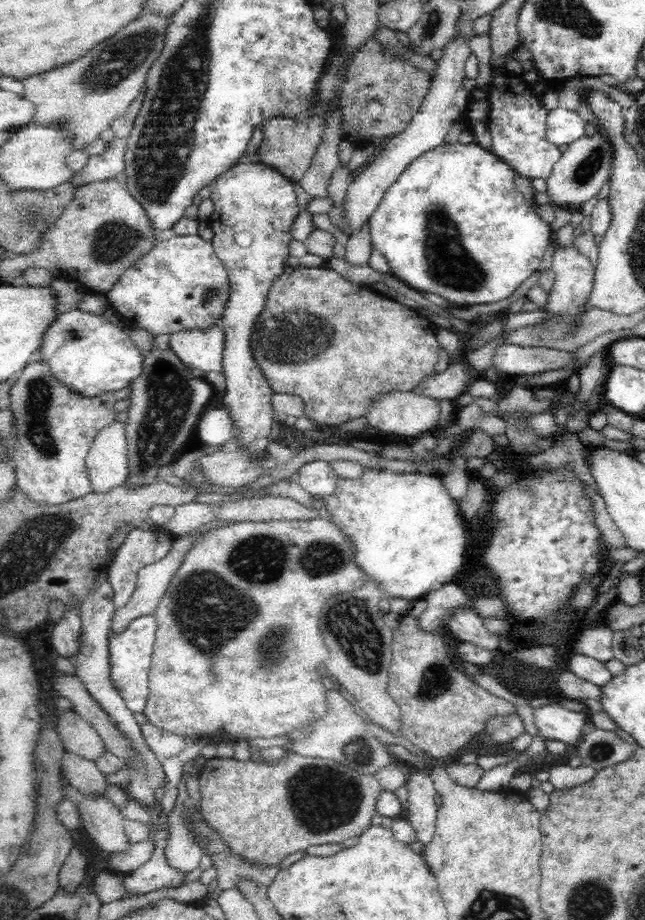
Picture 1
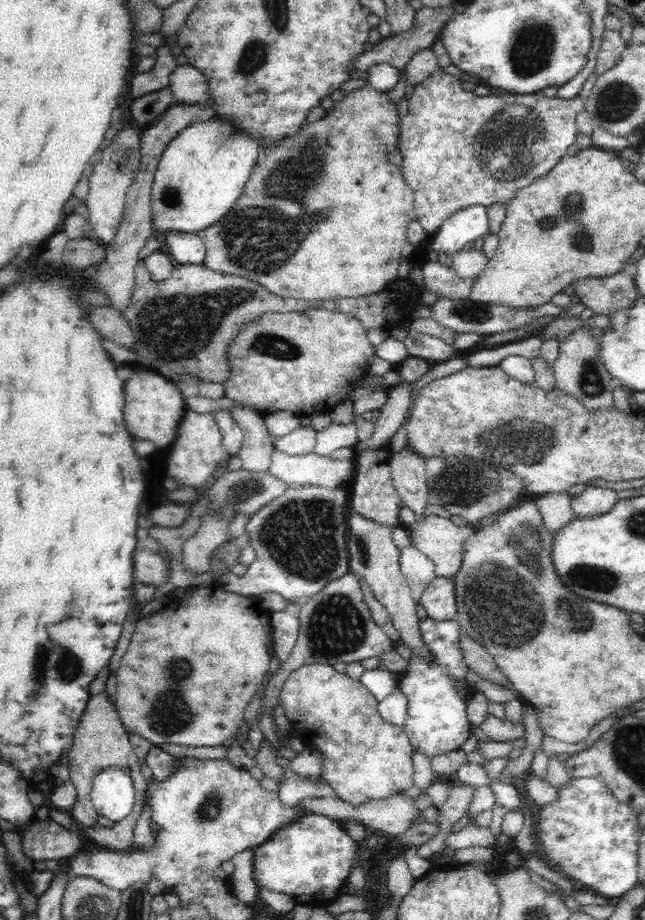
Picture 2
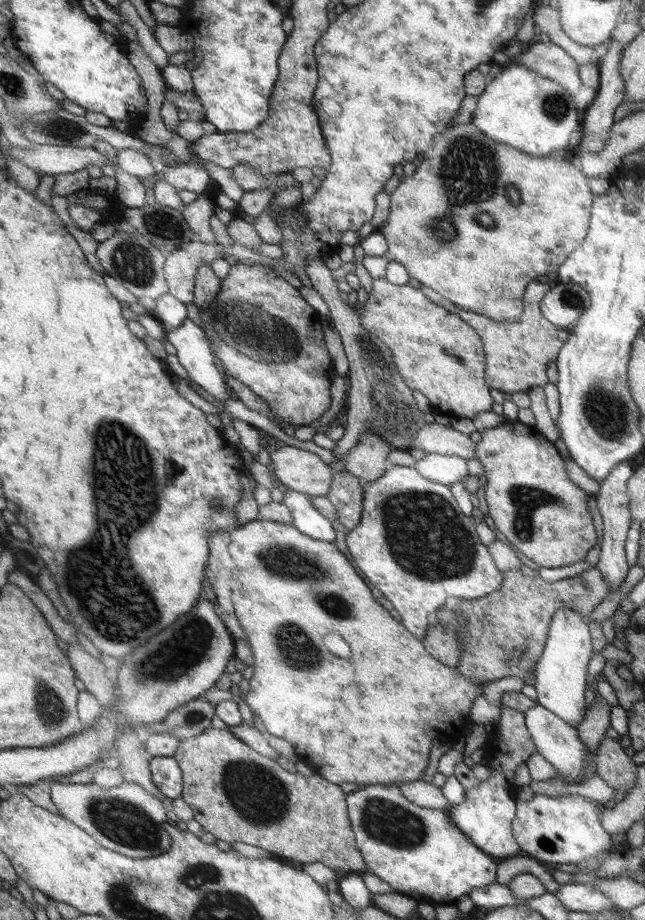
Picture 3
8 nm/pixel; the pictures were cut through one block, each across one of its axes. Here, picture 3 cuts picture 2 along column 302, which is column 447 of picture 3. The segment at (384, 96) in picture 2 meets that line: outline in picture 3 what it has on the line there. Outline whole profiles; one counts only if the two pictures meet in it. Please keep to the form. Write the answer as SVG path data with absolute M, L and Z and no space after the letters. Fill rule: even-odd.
M472 122L456 124L452 128L448 128L447 131L441 132L431 150L424 154L425 158L420 166L416 167L415 173L412 176L406 176L405 180L392 192L389 217L376 230L382 233L386 239L388 245L386 255L390 260L401 264L414 280L418 280L420 284L428 288L435 289L437 293L447 297L461 309L491 317L492 320L499 322L520 321L523 316L523 296L526 294L528 284L539 275L558 272L564 260L568 259L571 252L587 236L591 224L590 210L593 207L593 200L592 192L590 192L588 182L586 182L586 173L576 162L566 161L563 157L530 156L509 144L502 144L489 139L488 135L484 134ZM512 188L518 190L520 200L516 200L516 196L512 196ZM484 212L488 212L488 214Z

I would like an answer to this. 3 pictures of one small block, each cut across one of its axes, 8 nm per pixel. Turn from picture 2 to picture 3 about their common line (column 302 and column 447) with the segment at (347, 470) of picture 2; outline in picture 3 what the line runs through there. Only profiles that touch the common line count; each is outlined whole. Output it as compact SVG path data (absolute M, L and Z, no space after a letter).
M428 453L426 458L416 461L414 468L431 481L451 485L468 476L467 460L459 456Z

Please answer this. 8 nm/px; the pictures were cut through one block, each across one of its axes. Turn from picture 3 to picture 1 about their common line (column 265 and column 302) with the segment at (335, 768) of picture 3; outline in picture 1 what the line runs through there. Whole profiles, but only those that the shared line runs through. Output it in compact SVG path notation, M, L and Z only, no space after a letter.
M319 516L313 518L312 520L272 520L270 522L239 522L230 523L224 527L218 527L216 529L211 529L203 534L203 537L193 541L193 544L189 546L188 552L182 561L181 567L178 568L176 574L169 580L165 593L161 596L160 602L157 604L156 610L153 612L157 622L157 631L155 636L155 645L153 648L151 656L151 667L149 670L149 691L148 700L146 701L146 706L142 713L146 715L148 719L148 724L150 726L156 726L162 731L168 731L170 733L176 733L182 735L182 737L187 737L190 735L210 735L214 739L214 743L219 742L235 742L236 738L244 738L247 740L253 738L272 738L275 736L280 736L292 732L294 729L302 728L304 725L313 726L313 724L318 719L323 719L323 716L327 713L327 702L326 702L326 689L320 681L322 674L318 673L318 664L324 664L326 658L328 658L329 653L326 646L324 646L324 638L320 634L319 618L321 613L321 608L326 600L329 600L334 595L340 595L342 593L359 589L368 580L367 576L360 570L353 559L353 546L349 542L345 535L341 534L341 530L332 524L332 521L328 521Z

